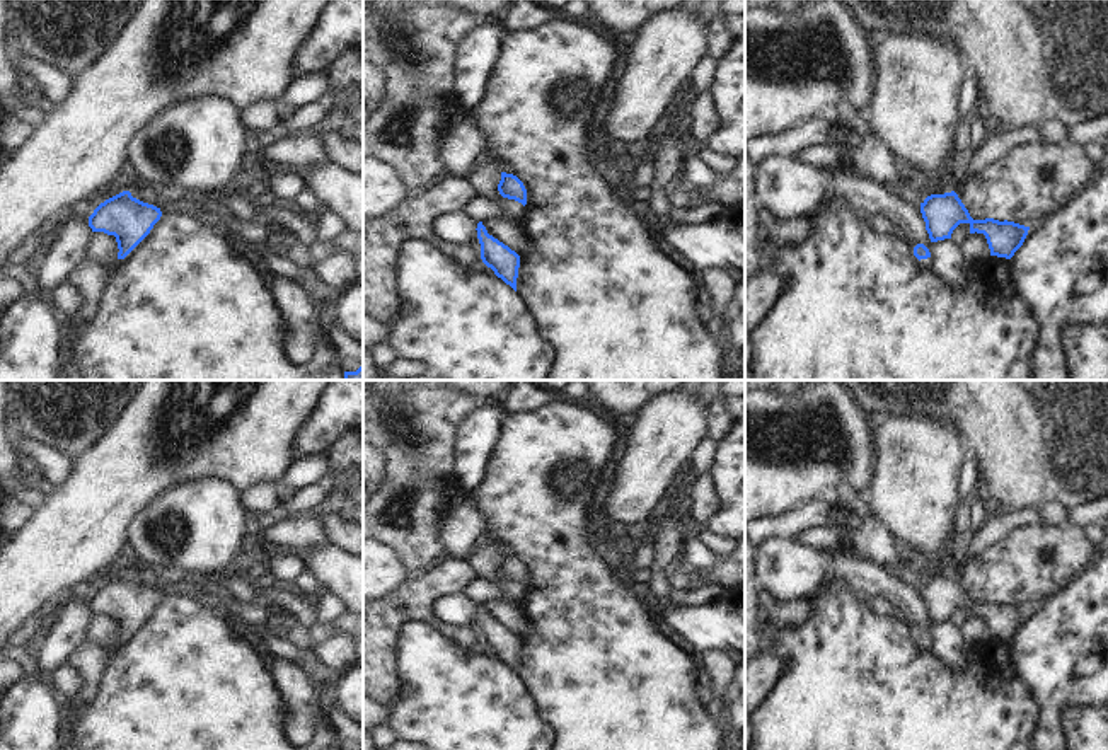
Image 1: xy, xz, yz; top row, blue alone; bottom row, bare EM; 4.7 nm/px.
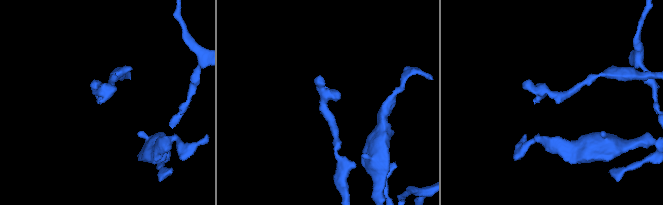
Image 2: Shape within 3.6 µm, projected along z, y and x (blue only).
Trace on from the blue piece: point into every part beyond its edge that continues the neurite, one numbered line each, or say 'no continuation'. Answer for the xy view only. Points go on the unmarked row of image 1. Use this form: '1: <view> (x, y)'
no continuation

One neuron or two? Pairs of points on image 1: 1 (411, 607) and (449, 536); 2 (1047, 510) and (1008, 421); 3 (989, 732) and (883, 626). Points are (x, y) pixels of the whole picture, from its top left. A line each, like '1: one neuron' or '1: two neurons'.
1: two neurons
2: two neurons
3: one neuron

